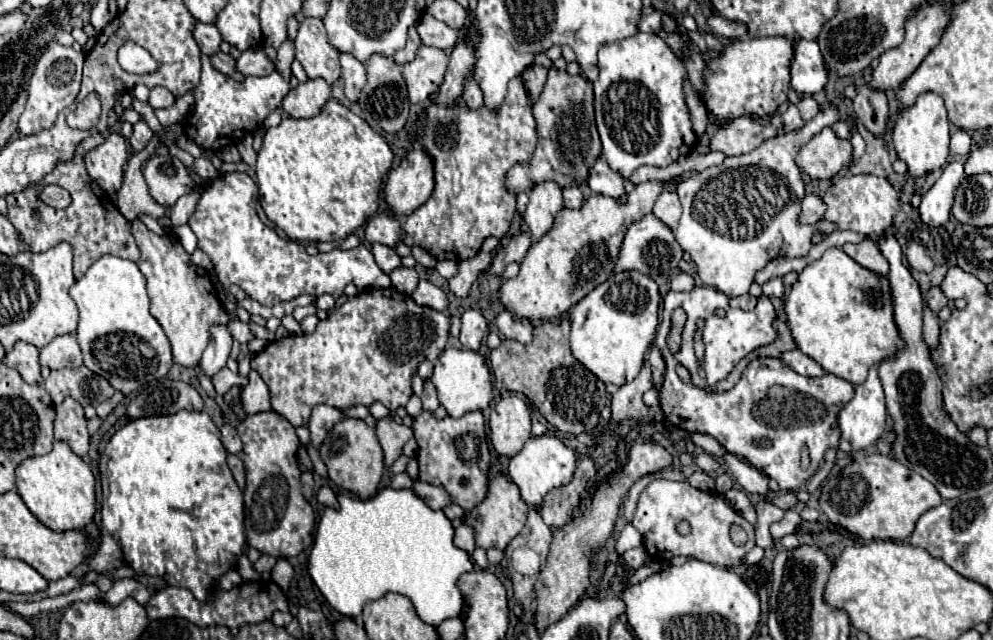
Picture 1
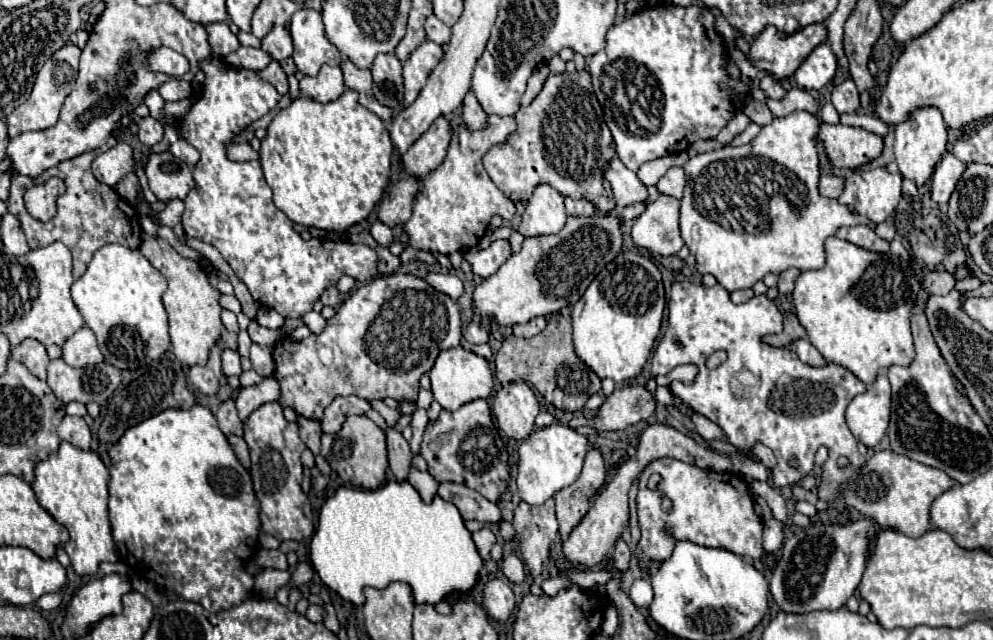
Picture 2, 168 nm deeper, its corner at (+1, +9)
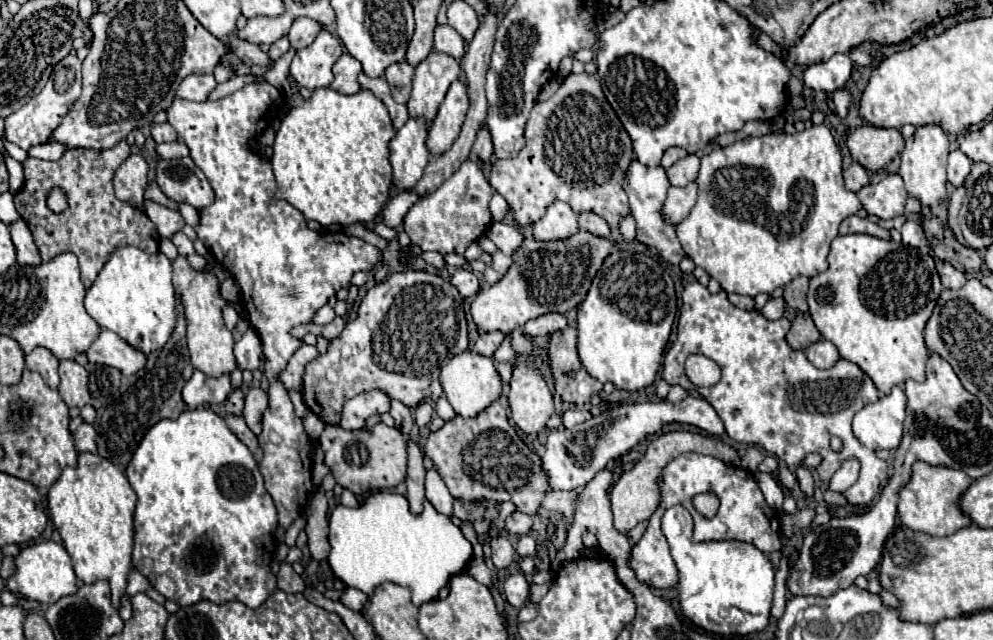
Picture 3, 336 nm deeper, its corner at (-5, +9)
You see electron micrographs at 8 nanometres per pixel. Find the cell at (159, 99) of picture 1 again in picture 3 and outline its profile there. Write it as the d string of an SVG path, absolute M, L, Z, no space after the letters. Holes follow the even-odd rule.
M194 74L182 80L178 88L178 98L194 100L194 102L206 102L208 94L216 88L216 80L212 74Z

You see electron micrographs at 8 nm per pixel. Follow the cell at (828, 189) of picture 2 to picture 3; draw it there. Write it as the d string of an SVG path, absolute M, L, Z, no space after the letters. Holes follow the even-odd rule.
M852 162L850 168L844 170L844 184L848 190L858 192L860 188L864 188L870 182L870 172L866 168L862 168L858 162Z

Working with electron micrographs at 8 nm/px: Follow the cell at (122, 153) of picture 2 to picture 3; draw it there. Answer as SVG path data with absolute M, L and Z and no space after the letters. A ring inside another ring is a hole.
M132 152L114 176L116 198L126 204L134 204L136 208L142 210L146 186L148 186L148 164L140 152Z

